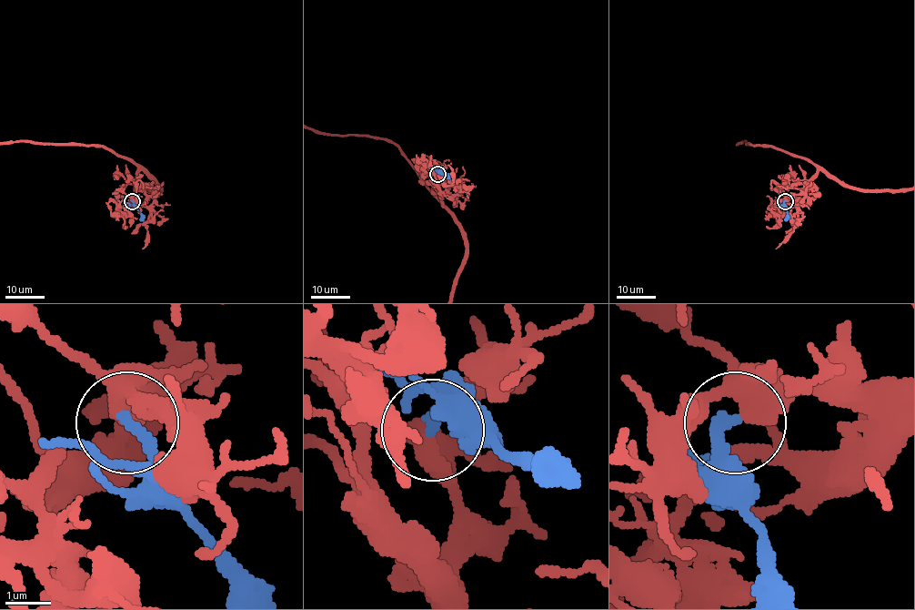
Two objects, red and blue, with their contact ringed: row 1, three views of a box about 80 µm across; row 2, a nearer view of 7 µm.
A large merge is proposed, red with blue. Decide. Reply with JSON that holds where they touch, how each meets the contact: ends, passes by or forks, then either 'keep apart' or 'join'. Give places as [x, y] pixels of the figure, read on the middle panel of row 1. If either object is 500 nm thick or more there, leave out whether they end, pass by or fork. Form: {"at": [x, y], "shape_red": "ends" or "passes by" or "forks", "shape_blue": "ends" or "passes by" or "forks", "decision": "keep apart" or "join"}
{"at": [437, 174], "shape_red": "forks", "shape_blue": "ends", "decision": "join"}

